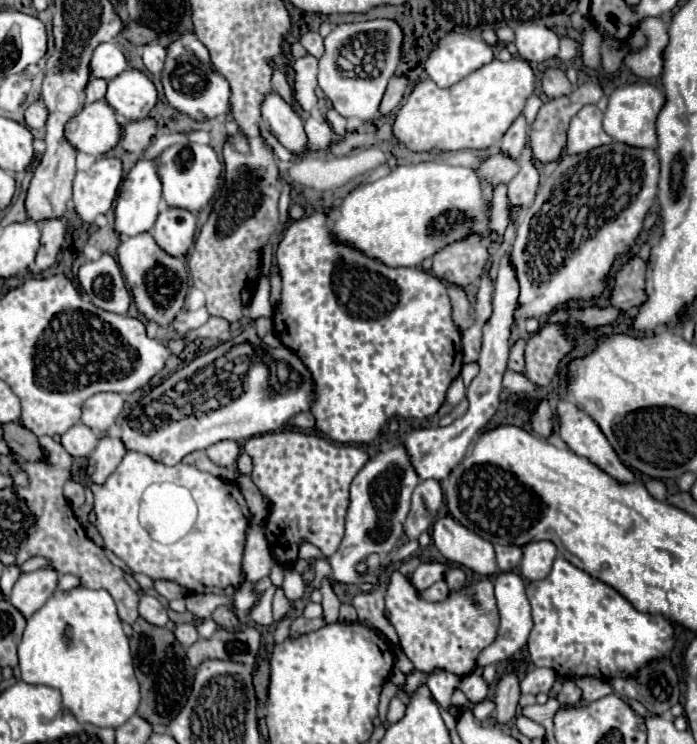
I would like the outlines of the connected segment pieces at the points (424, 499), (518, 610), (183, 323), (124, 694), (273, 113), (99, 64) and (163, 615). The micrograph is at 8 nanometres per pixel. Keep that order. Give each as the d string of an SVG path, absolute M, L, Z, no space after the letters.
M420 482L412 494L412 508L404 522L404 534L408 540L416 540L434 522L442 504L442 488L438 482Z
M500 572L494 580L494 588L496 588L496 602L498 602L498 610L500 610L500 628L498 628L496 640L488 648L484 648L484 654L480 654L478 666L498 664L498 662L514 658L526 646L526 640L528 640L530 630L534 626L532 614L530 614L530 602L524 592L524 580L518 574Z
M200 308L196 312L190 312L190 310L182 310L176 320L170 324L170 330L182 334L182 332L188 332L192 328L198 328L202 324L206 324L208 320L208 310L206 308Z
M72 588L68 592L56 590L46 604L28 618L22 642L18 644L18 658L22 670L22 682L44 684L58 688L62 694L62 706L70 710L78 722L94 726L122 726L130 716L136 714L140 702L138 680L134 676L134 664L128 648L128 636L122 630L116 604L106 590Z
M270 94L262 102L262 126L278 138L278 142L292 154L302 156L308 152L308 136L304 120L286 104L280 94Z
M110 40L110 42L100 44L94 50L94 54L92 54L90 70L92 70L92 76L96 76L96 78L112 80L114 76L118 76L120 72L124 72L126 68L128 68L126 50L116 40Z
M142 596L142 600L140 600L140 616L146 622L152 622L156 626L166 626L166 622L168 622L166 606L154 596Z

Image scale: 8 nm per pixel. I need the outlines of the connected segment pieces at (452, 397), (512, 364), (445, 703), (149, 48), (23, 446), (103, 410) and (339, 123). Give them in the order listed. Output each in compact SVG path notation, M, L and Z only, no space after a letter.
M456 378L452 384L450 384L450 388L448 388L448 396L446 396L446 404L440 408L440 414L438 414L438 418L440 416L444 416L444 414L448 414L462 398L464 398L464 386L462 386L462 378Z
M518 338L510 350L508 368L516 372L524 372L524 340L522 338Z
M436 672L436 674L430 674L428 680L426 680L426 686L430 688L434 700L444 708L444 710L450 710L450 694L458 688L458 678L454 674L448 674L448 672Z
M148 42L142 46L142 60L154 76L158 76L164 66L164 54L166 54L166 50L158 42Z
M2 424L2 428L4 428L4 440L8 442L8 446L16 454L20 454L26 462L46 460L44 448L28 428L24 428L22 424Z
M102 392L88 398L82 406L82 424L88 428L108 432L116 422L120 410L124 406L124 398L114 392Z
M330 110L330 112L326 114L326 118L328 118L332 130L334 130L338 136L344 136L344 134L346 134L346 118L344 118L344 116L336 114L336 110Z

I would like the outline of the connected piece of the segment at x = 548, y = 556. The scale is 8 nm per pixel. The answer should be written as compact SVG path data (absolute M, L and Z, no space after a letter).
M528 542L524 548L524 556L520 562L520 572L526 580L544 580L550 570L552 562L558 554L552 542Z

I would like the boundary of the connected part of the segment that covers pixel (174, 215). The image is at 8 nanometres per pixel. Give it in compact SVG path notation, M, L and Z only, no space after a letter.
M166 206L160 210L158 220L152 226L150 234L156 238L158 246L164 252L172 256L184 256L194 244L196 214L184 208Z

